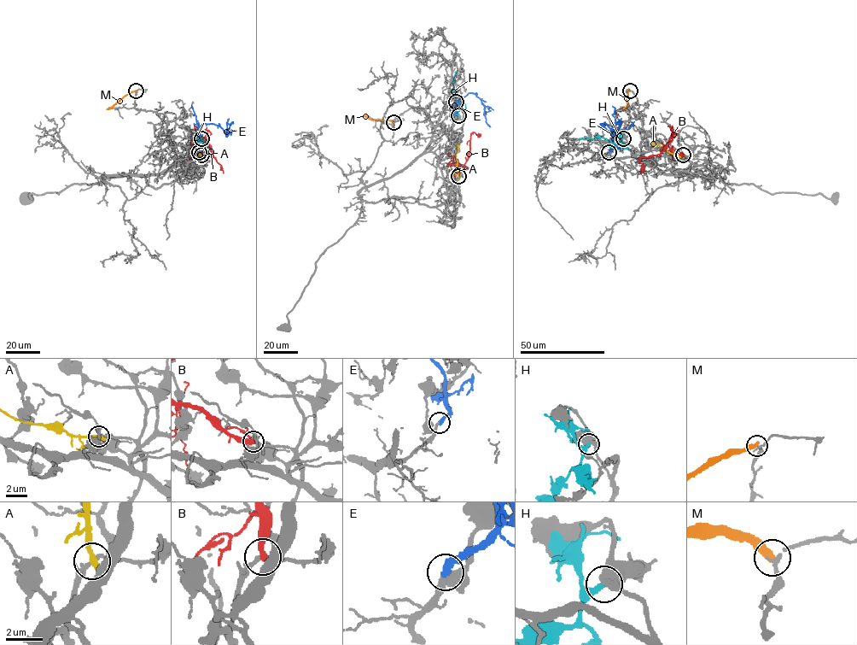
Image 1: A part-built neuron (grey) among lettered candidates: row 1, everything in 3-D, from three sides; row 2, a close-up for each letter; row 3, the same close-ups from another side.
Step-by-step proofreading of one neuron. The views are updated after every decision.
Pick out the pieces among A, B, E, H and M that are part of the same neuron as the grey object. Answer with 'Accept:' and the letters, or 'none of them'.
Accept: E

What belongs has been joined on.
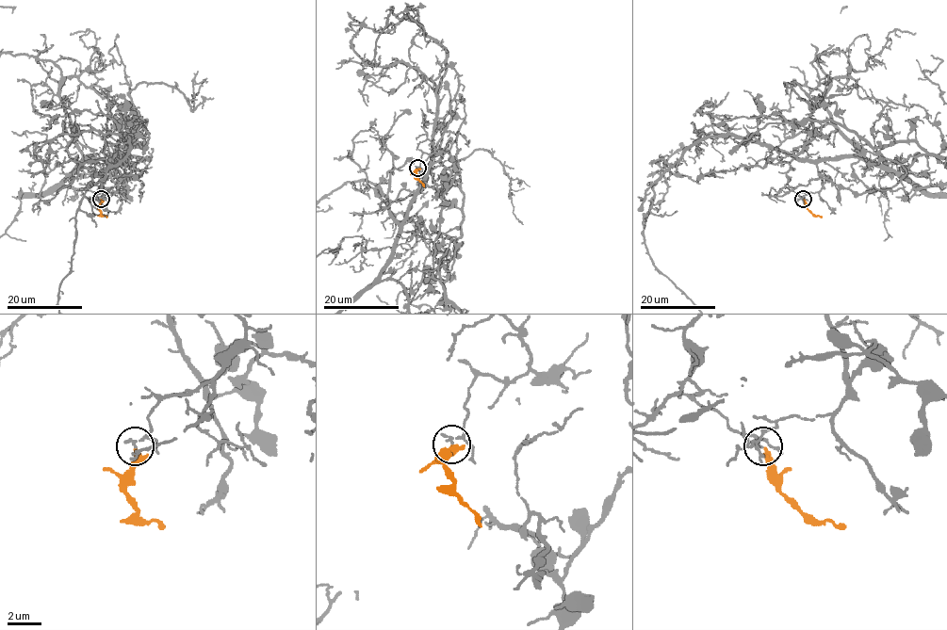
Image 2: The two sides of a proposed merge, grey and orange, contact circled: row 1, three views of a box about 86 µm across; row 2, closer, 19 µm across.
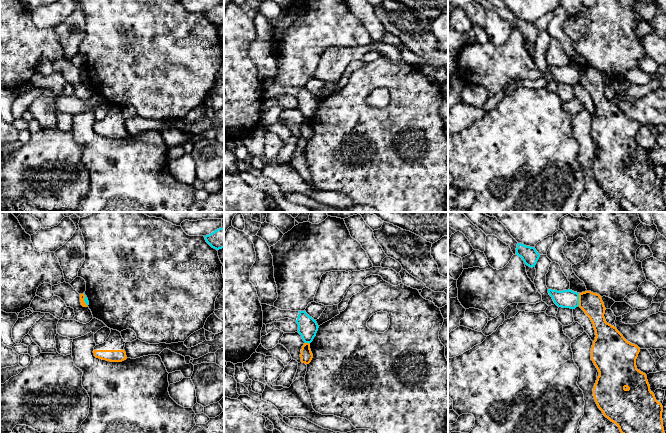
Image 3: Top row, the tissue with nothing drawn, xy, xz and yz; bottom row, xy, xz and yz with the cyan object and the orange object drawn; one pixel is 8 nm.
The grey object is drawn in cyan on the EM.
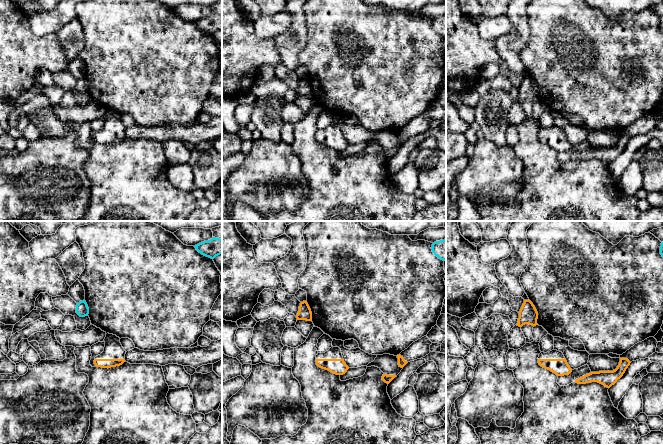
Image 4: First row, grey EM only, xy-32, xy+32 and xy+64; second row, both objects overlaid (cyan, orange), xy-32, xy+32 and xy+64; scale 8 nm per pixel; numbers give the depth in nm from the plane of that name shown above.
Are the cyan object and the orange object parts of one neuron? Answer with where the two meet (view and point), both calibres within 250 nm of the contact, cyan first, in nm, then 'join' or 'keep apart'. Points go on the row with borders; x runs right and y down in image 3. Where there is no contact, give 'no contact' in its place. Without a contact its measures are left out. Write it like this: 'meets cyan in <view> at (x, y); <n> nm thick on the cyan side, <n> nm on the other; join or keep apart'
meets cyan in yz at (578, 299); 140 nm thick on the cyan side, 180 nm on the other; keep apart

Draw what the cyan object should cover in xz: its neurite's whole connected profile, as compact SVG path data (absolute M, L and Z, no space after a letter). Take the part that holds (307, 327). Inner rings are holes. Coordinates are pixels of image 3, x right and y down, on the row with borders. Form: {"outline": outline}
{"outline": "M299 311L296 323L298 324L298 333L301 335L303 341L310 344L319 328L316 320L310 317L306 311Z"}

